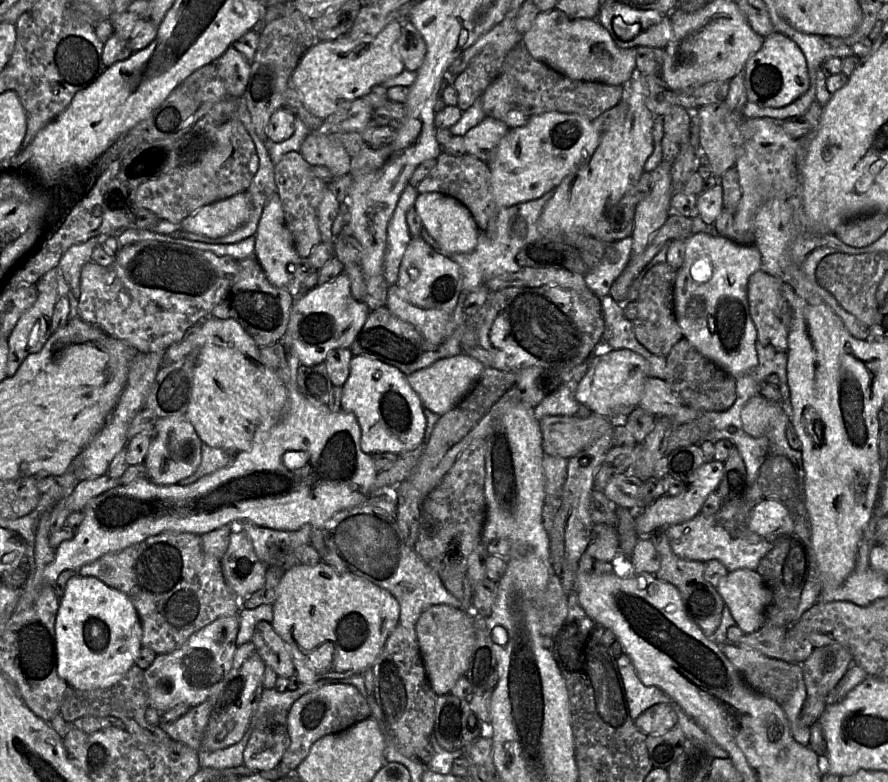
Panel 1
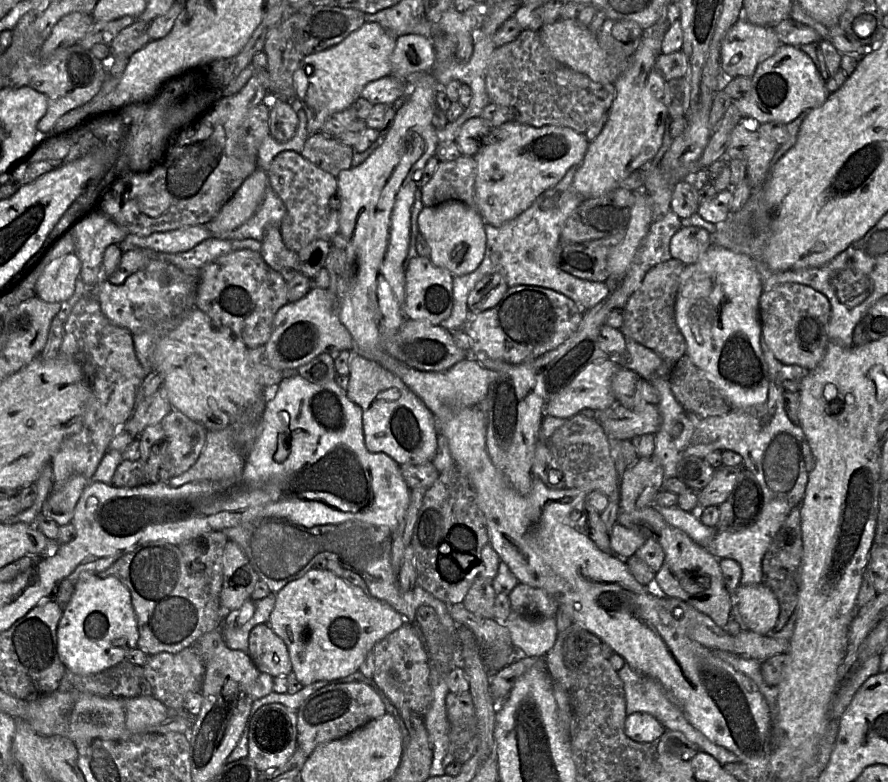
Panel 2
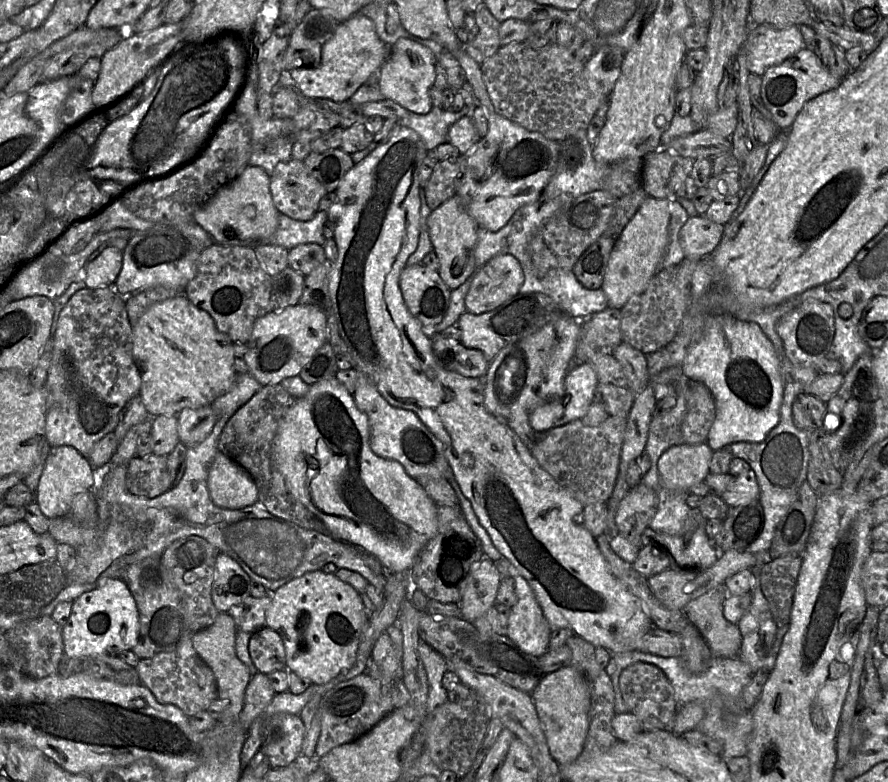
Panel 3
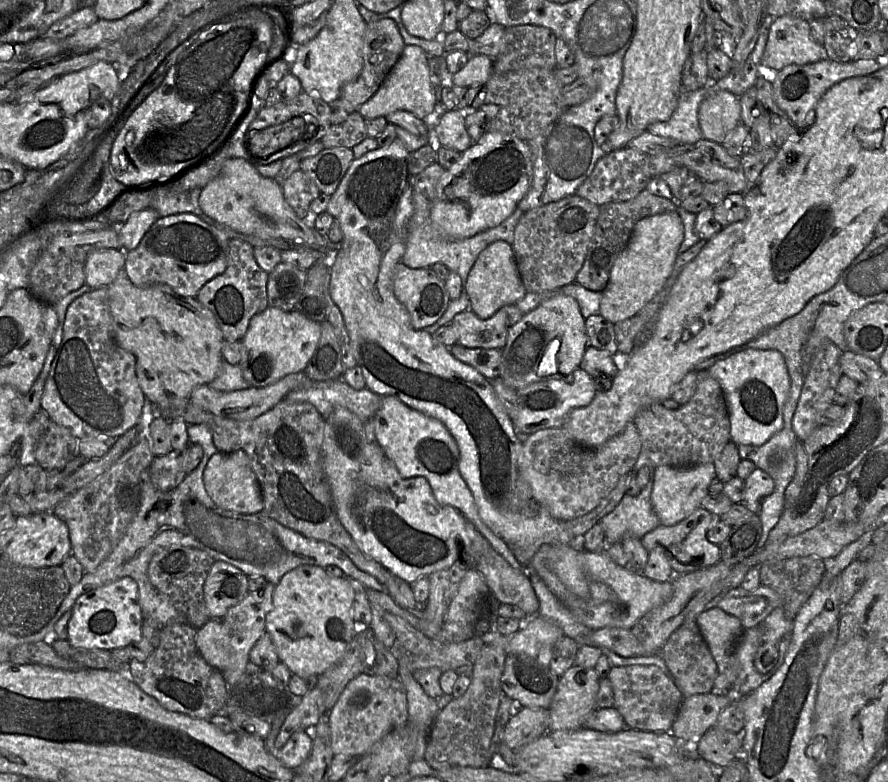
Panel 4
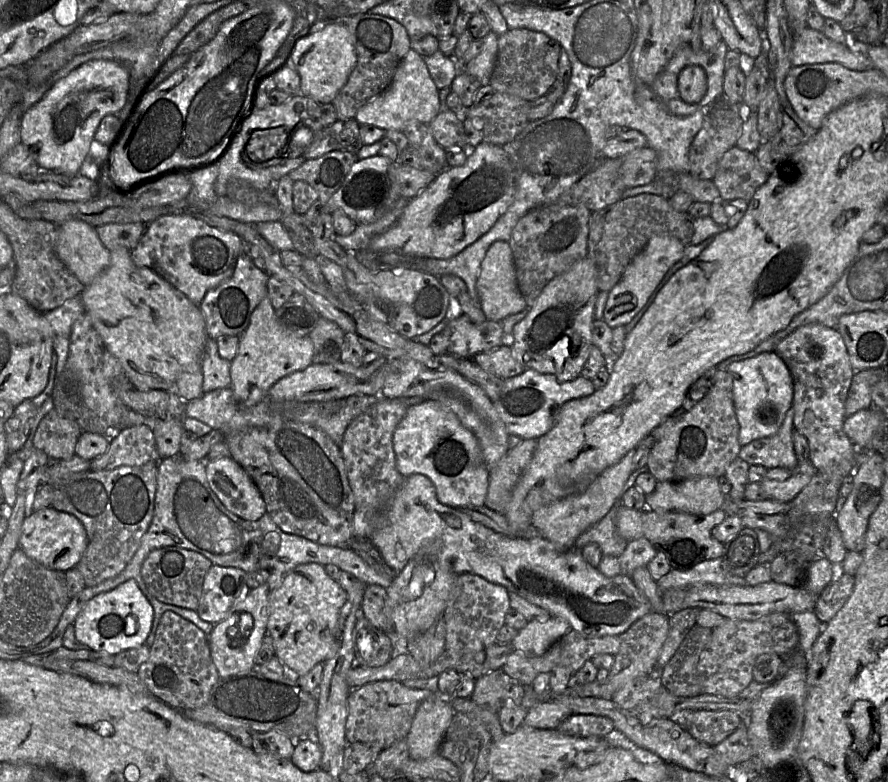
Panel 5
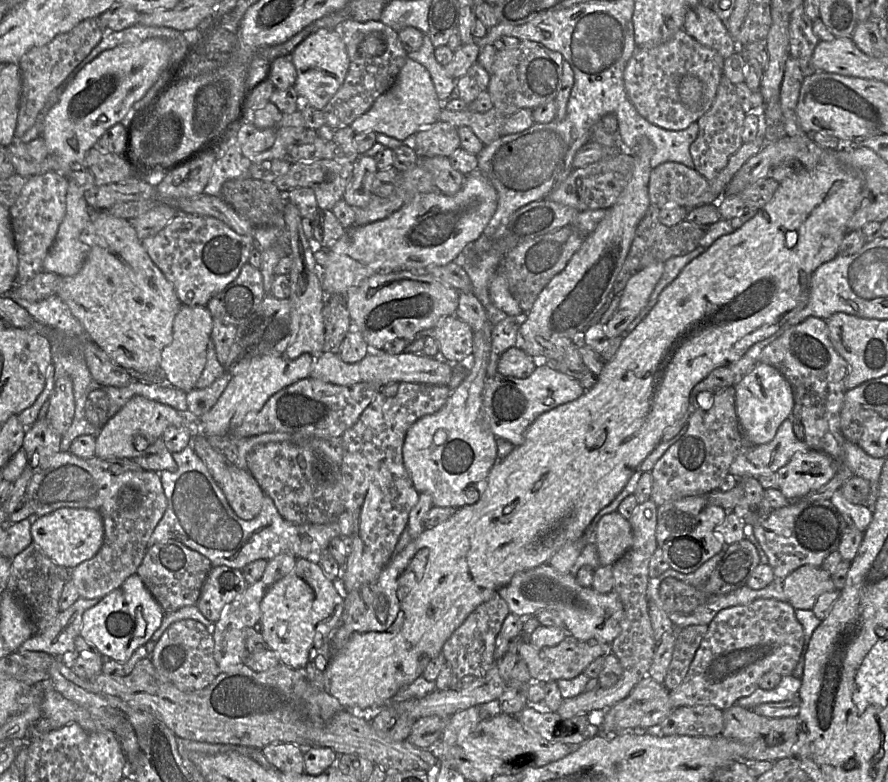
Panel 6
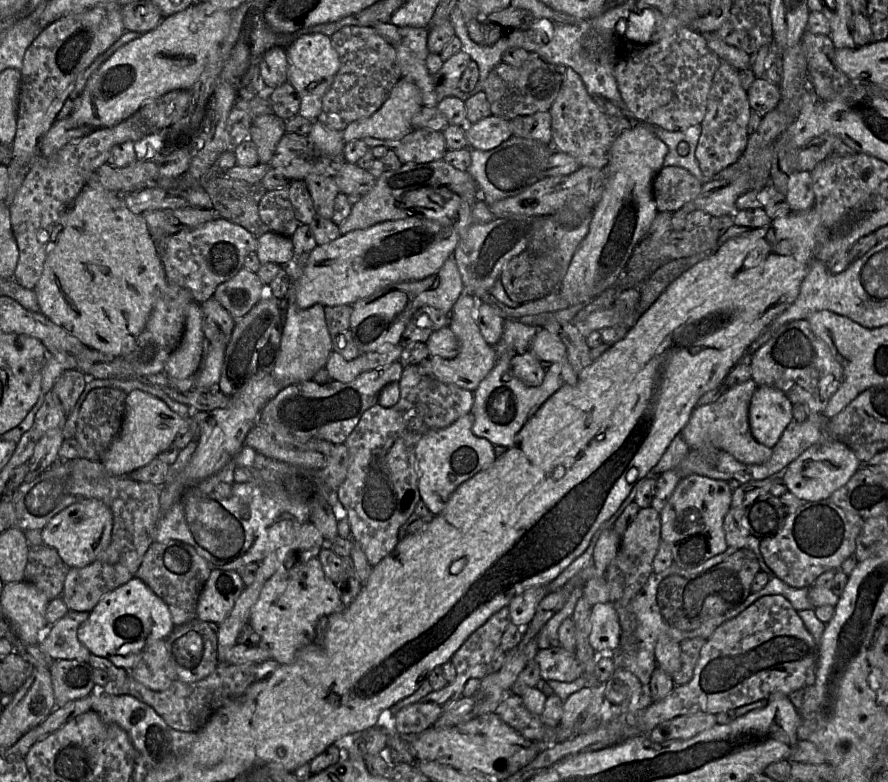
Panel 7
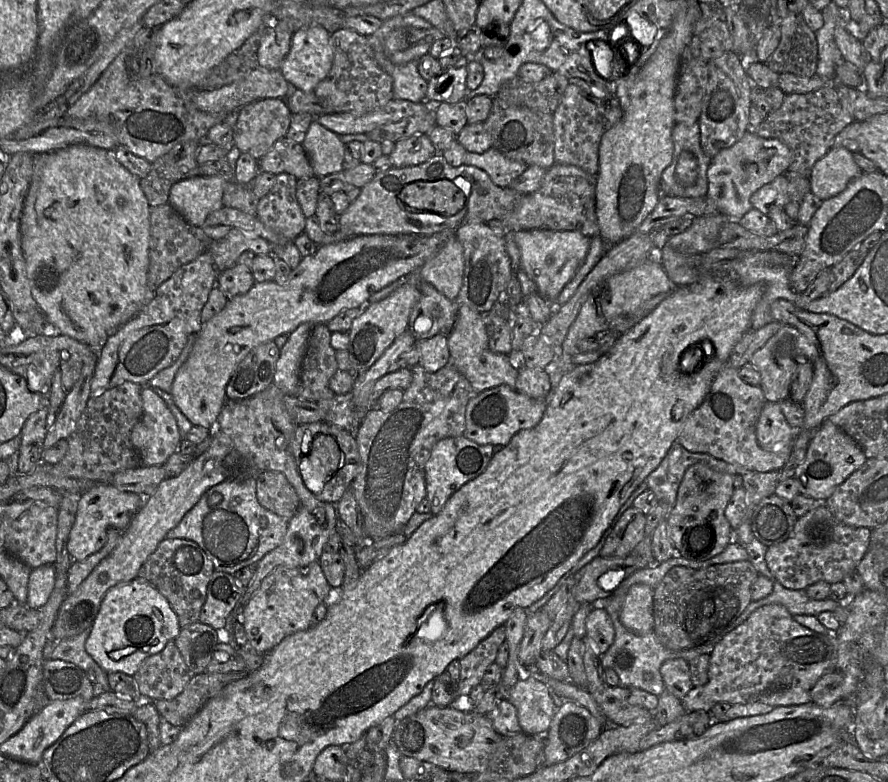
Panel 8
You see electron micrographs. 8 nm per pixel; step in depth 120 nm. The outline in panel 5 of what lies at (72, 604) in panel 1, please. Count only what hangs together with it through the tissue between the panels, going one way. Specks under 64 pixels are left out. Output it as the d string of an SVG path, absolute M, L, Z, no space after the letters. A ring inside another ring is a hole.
M134 579L90 599L77 615L73 625L78 643L95 652L116 655L145 644L153 623L154 610Z

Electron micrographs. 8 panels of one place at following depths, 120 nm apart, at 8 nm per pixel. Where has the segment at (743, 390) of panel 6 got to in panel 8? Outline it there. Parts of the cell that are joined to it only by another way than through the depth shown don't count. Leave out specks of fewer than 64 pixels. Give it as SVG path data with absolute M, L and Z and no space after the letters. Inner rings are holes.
M765 403L756 425L756 437L761 448L778 453L792 446L797 432L787 422L778 403Z

